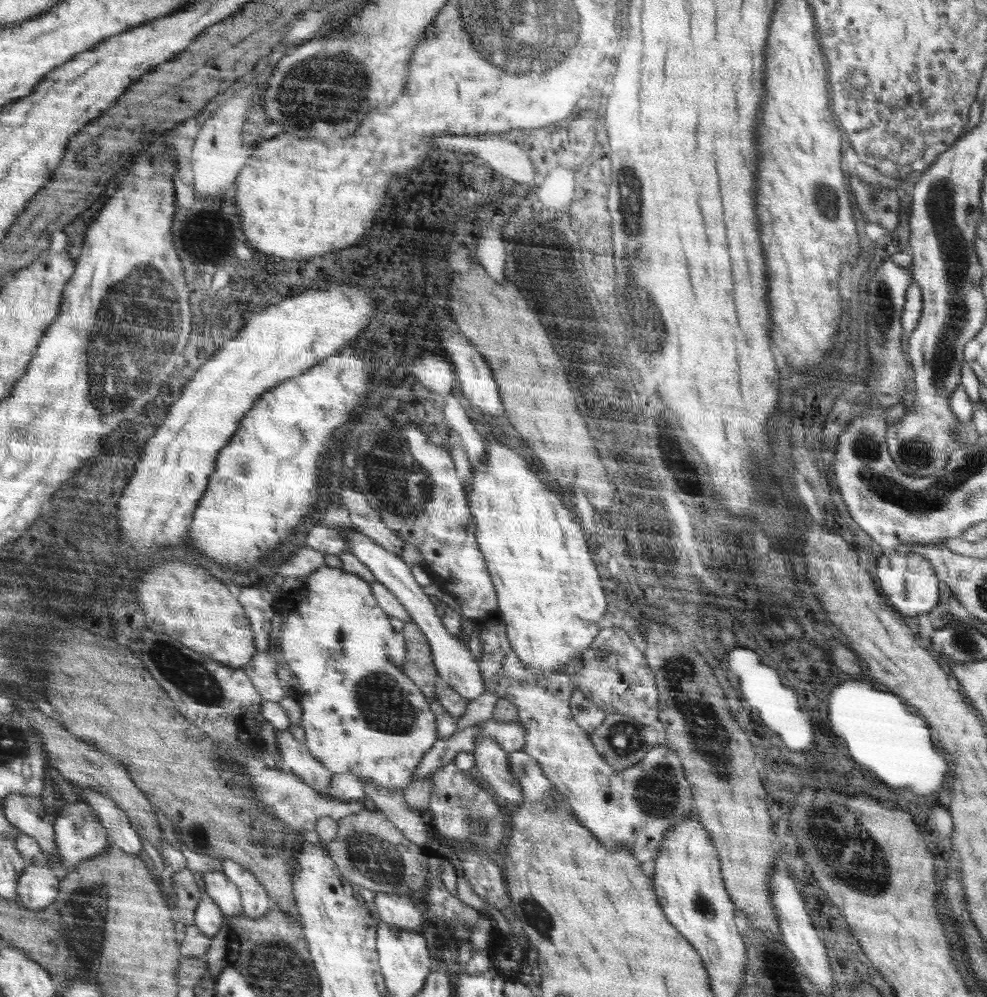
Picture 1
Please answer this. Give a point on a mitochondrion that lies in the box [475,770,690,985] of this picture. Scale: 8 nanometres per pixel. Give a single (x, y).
(537, 916)

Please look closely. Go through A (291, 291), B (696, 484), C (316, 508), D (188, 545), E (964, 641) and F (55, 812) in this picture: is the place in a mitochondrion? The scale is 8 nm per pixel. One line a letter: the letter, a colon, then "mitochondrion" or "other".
A: other
B: mitochondrion
C: other
D: other
E: mitochondrion
F: other

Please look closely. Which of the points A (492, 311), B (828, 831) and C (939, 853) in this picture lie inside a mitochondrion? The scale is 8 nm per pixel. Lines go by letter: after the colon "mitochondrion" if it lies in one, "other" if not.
A: other
B: mitochondrion
C: other

